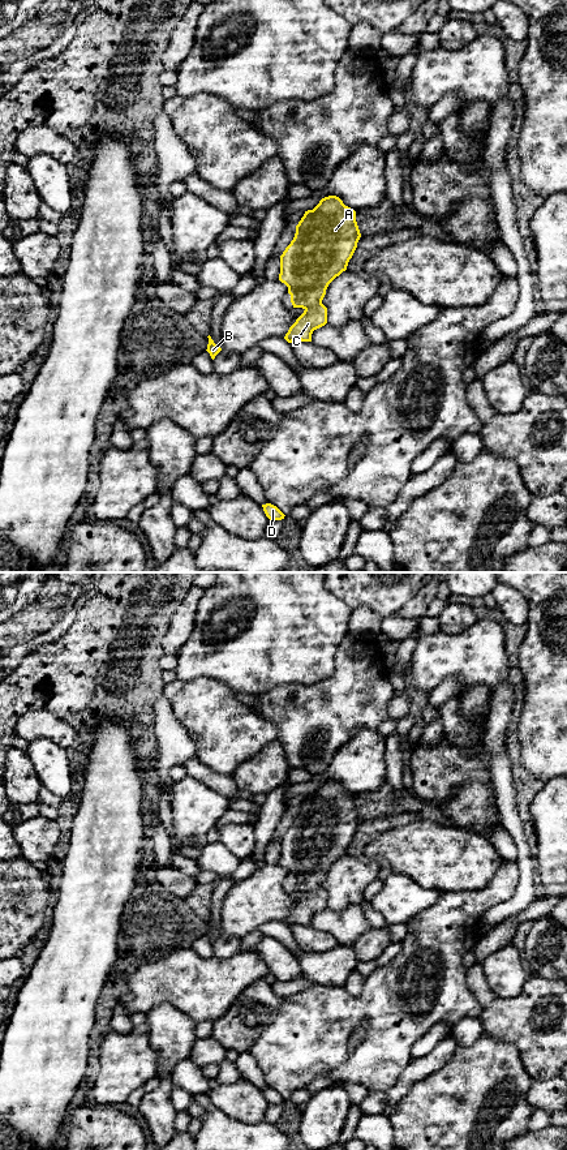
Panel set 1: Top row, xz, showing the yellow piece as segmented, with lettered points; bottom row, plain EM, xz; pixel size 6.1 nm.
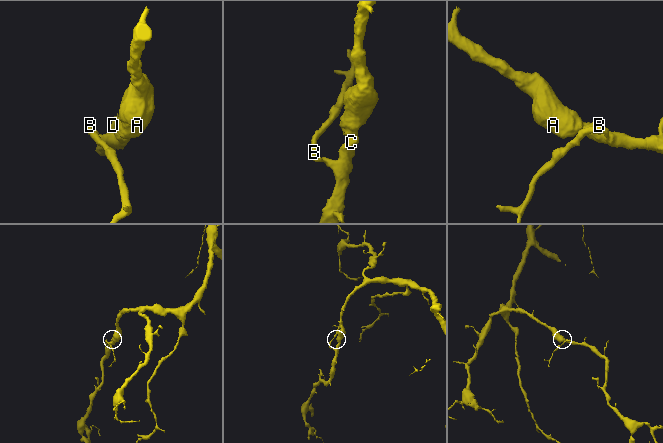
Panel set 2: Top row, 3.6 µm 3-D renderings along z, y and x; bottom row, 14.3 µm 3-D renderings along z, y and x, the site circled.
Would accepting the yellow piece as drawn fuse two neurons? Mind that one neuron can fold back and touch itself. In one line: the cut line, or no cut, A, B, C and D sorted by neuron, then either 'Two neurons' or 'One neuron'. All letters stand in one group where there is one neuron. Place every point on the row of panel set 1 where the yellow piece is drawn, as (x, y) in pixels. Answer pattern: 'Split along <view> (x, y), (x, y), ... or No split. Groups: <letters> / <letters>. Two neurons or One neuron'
No split. Groups: A B C D. One neuron

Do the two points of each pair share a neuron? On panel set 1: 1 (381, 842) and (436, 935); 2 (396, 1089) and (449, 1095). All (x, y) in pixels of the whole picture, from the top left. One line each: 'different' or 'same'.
1: different
2: different

